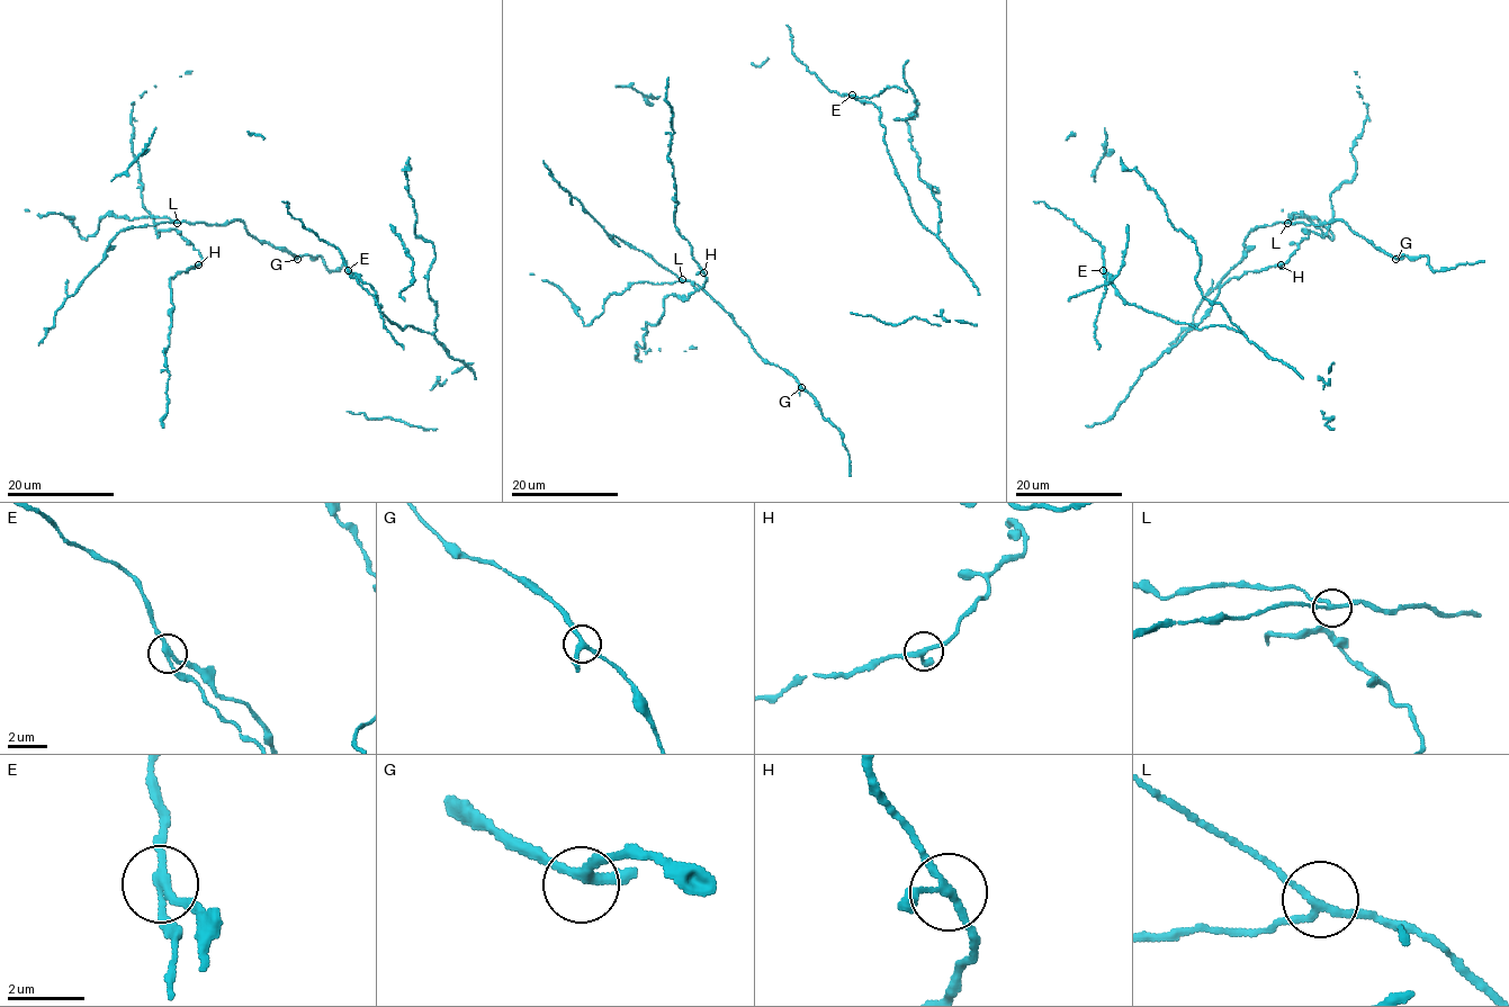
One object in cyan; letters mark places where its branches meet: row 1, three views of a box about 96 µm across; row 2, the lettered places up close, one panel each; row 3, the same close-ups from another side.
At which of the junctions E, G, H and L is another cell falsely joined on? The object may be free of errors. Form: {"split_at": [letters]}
{"split_at": ["E"]}

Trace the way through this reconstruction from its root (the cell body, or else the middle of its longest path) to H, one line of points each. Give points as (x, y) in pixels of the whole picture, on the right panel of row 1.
H: (1194, 323), (1201, 321), (1228, 280), (1248, 271), (1281, 264)

